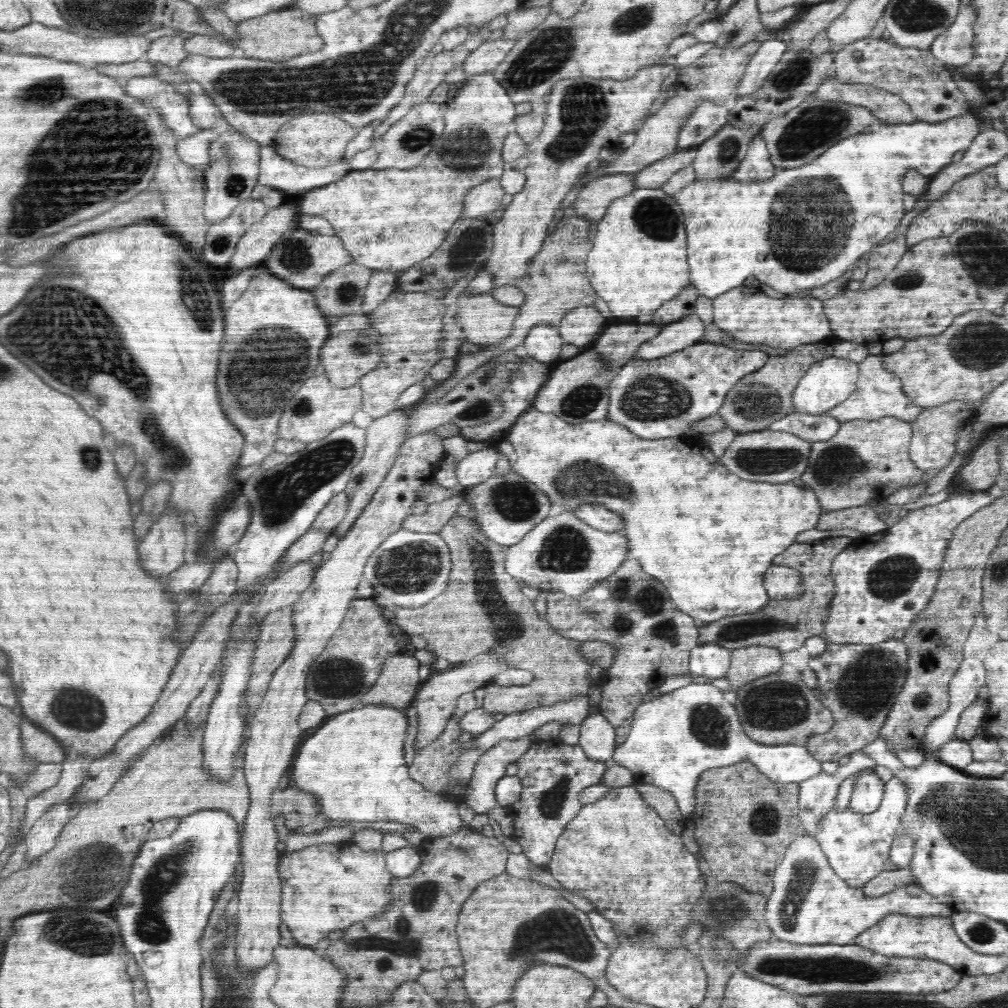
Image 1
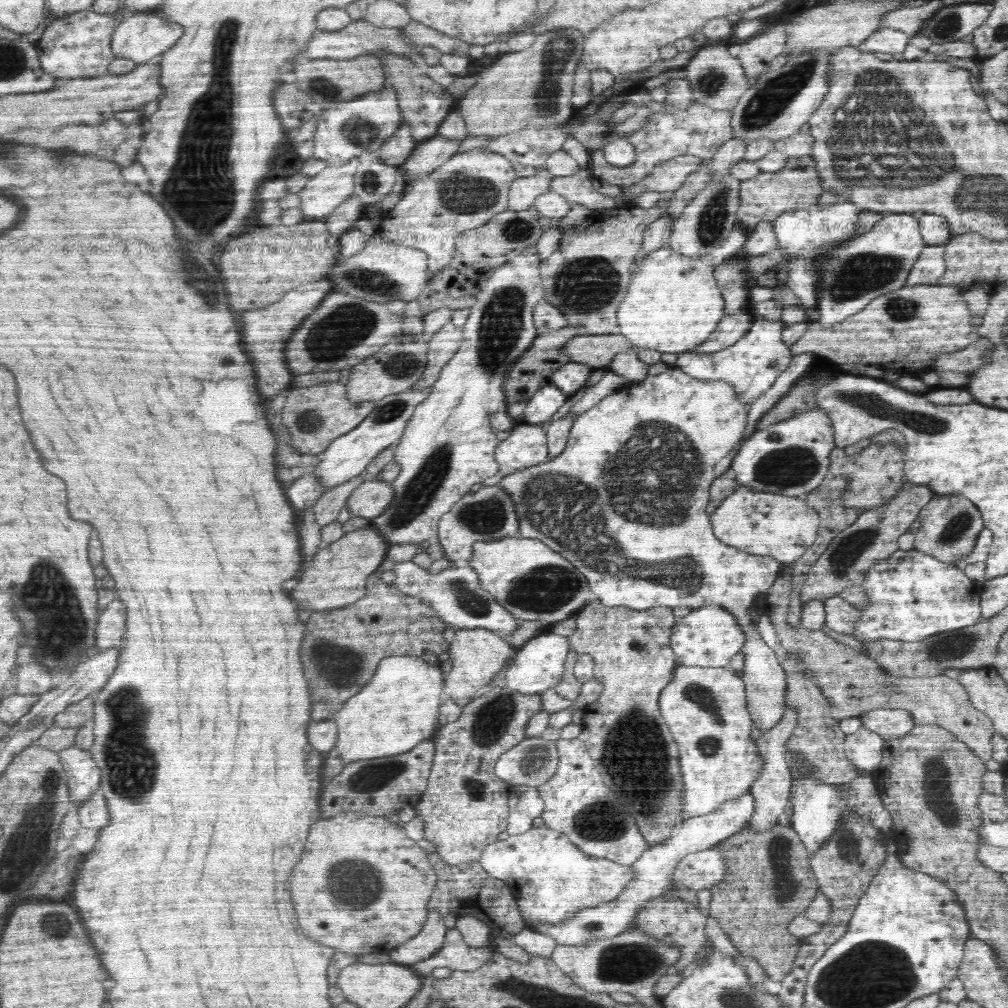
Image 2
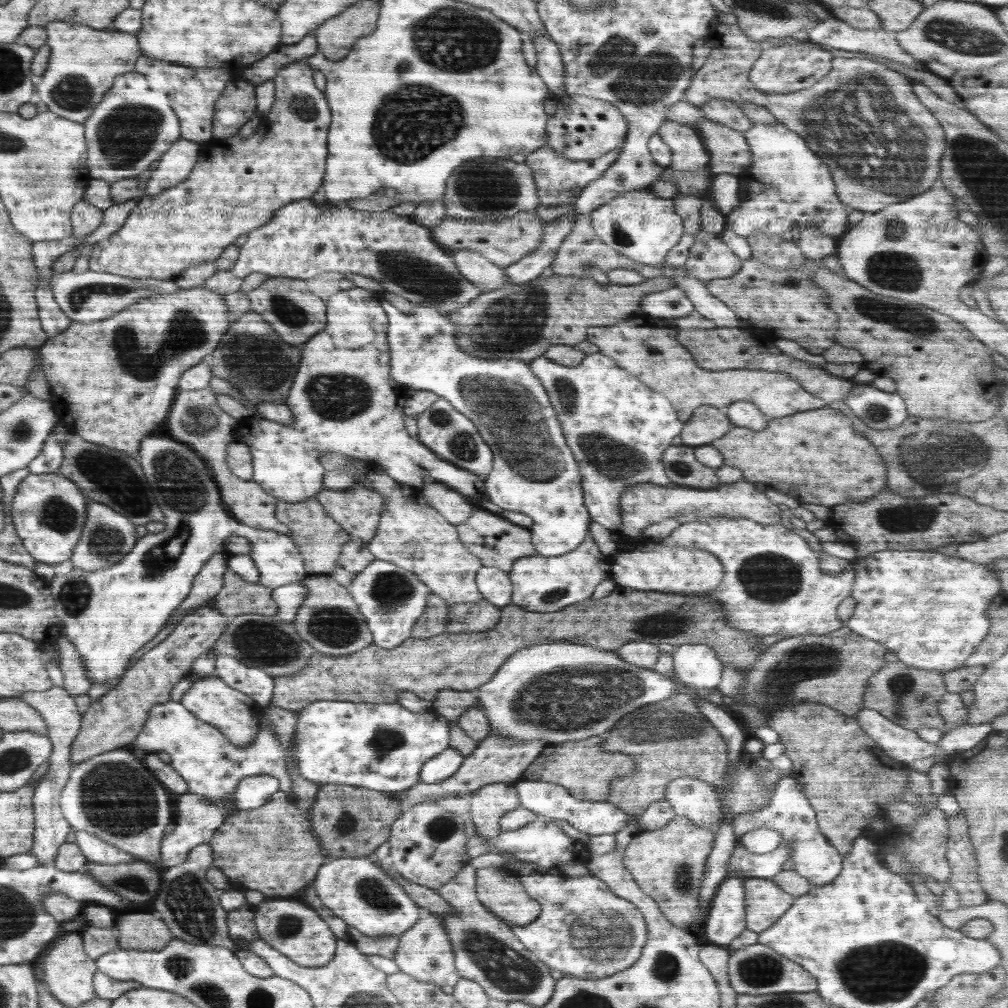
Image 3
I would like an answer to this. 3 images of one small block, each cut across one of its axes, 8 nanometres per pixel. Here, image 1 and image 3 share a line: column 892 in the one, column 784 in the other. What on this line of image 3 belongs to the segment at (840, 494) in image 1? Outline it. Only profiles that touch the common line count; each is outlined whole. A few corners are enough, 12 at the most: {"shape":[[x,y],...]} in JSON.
{"shape":[[830,406],[709,444],[744,481],[804,505],[887,486],[876,447]]}

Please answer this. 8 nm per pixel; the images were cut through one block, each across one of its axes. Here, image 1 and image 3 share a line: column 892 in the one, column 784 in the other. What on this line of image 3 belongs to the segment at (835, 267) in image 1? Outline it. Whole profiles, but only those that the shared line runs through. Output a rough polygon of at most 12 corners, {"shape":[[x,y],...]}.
{"shape":[[753,124],[727,230],[832,240],[850,208],[785,124]]}

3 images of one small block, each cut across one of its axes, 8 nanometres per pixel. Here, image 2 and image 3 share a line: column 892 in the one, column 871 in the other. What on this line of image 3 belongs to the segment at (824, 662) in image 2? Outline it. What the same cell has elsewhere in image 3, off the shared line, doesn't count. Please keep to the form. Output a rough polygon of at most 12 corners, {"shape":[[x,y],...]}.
{"shape":[[886,662],[863,706],[902,728],[941,729],[941,671]]}

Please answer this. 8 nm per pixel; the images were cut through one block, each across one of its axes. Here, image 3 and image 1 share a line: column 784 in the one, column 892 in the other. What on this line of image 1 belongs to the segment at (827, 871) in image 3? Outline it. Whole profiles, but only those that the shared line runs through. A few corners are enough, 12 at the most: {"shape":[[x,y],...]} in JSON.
{"shape":[[908,787],[876,812],[832,808],[814,834],[835,874],[862,888],[886,871]]}

